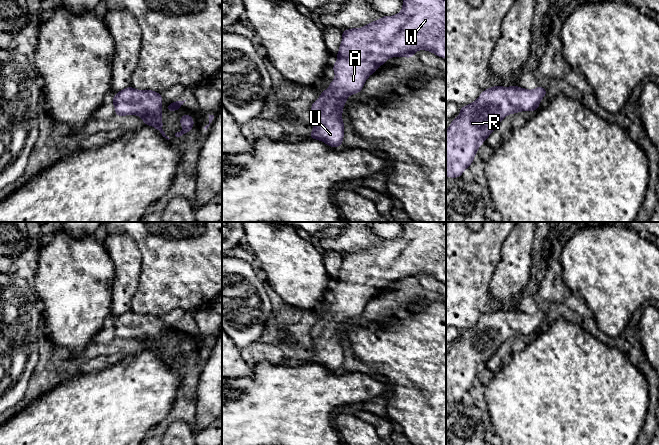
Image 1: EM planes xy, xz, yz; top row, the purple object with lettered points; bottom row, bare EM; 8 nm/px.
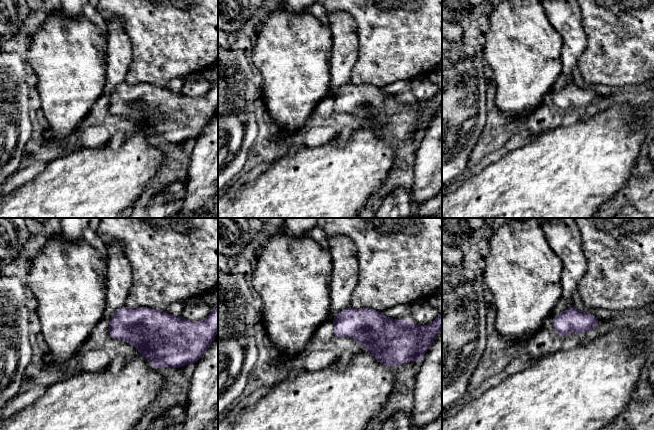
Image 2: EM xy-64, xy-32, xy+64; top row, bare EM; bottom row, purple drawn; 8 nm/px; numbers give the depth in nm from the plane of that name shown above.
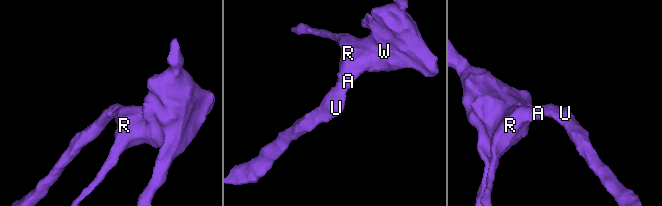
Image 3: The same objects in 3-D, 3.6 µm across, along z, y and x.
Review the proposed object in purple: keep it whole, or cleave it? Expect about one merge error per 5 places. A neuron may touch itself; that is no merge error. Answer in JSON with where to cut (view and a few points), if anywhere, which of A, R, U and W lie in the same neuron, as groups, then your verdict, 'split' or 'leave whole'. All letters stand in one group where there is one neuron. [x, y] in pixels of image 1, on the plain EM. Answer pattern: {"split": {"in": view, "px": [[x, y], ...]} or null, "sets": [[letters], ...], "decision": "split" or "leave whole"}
{"split": null, "sets": [["A", "R", "U", "W"]], "decision": "leave whole"}

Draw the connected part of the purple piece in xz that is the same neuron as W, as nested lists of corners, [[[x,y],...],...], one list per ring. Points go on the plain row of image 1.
[[[405,222],[402,227],[402,234],[396,239],[384,239],[362,252],[342,255],[337,286],[332,290],[335,303],[311,330],[313,354],[309,362],[323,365],[330,371],[341,371],[345,349],[342,337],[348,320],[360,317],[368,301],[386,288],[388,282],[408,281],[411,284],[419,274],[446,282],[446,222]]]

